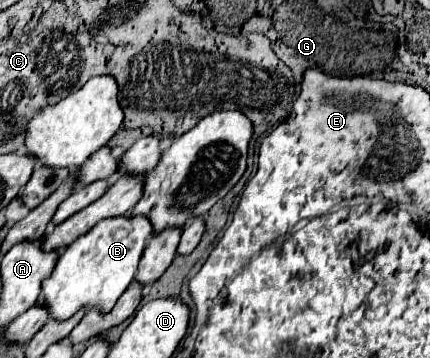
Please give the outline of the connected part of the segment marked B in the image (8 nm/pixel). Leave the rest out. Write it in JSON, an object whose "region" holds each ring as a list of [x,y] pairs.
{"region":[[[123,215],[97,223],[89,233],[79,237],[59,255],[53,273],[41,285],[37,303],[45,307],[49,317],[55,321],[67,321],[83,307],[109,313],[135,279],[141,253],[151,237],[153,229],[149,229],[149,221],[145,221],[145,217]]]}

